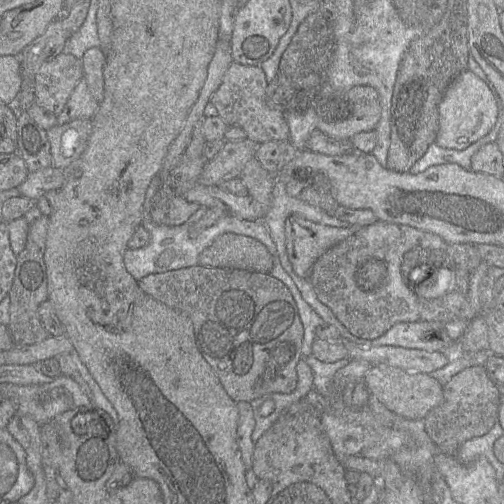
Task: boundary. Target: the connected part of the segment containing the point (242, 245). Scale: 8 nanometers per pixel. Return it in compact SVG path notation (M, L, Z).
M227 232L201 252L198 265L269 273L274 261L275 257L260 241Z

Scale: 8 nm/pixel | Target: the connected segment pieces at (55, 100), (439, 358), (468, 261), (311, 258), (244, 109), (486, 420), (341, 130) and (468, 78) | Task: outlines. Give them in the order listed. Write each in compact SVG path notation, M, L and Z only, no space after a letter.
M59 53L43 63L35 75L35 103L55 116L59 115L82 78L81 61L71 54Z
M342 339L350 359L362 360L372 366L387 365L411 372L430 374L448 364L450 358L440 352L409 349L399 346L362 347Z
M447 243L438 249L414 247L403 256L401 275L403 281L414 289L408 275L417 265L425 264L430 268L448 267L452 271L466 269L472 273L481 262L476 245L471 243Z
M292 214L285 220L285 248L294 272L310 277L316 260L341 241L355 234L361 227L332 227L310 221L299 214Z
M232 61L209 102L216 108L219 117L228 125L241 127L247 137L256 144L267 141L288 141L290 131L285 111L268 103L267 85L265 73L260 66L242 65Z
M482 365L463 369L442 386L443 401L423 418L425 430L440 453L456 456L465 441L481 437L493 428L498 421L501 390Z
M356 85L329 98L316 99L314 104L318 115L317 128L342 139L351 139L357 133L374 130L381 117L379 94L368 85Z
M469 69L459 74L446 89L438 105L439 130L435 142L444 148L464 150L494 127L497 105L487 84Z

